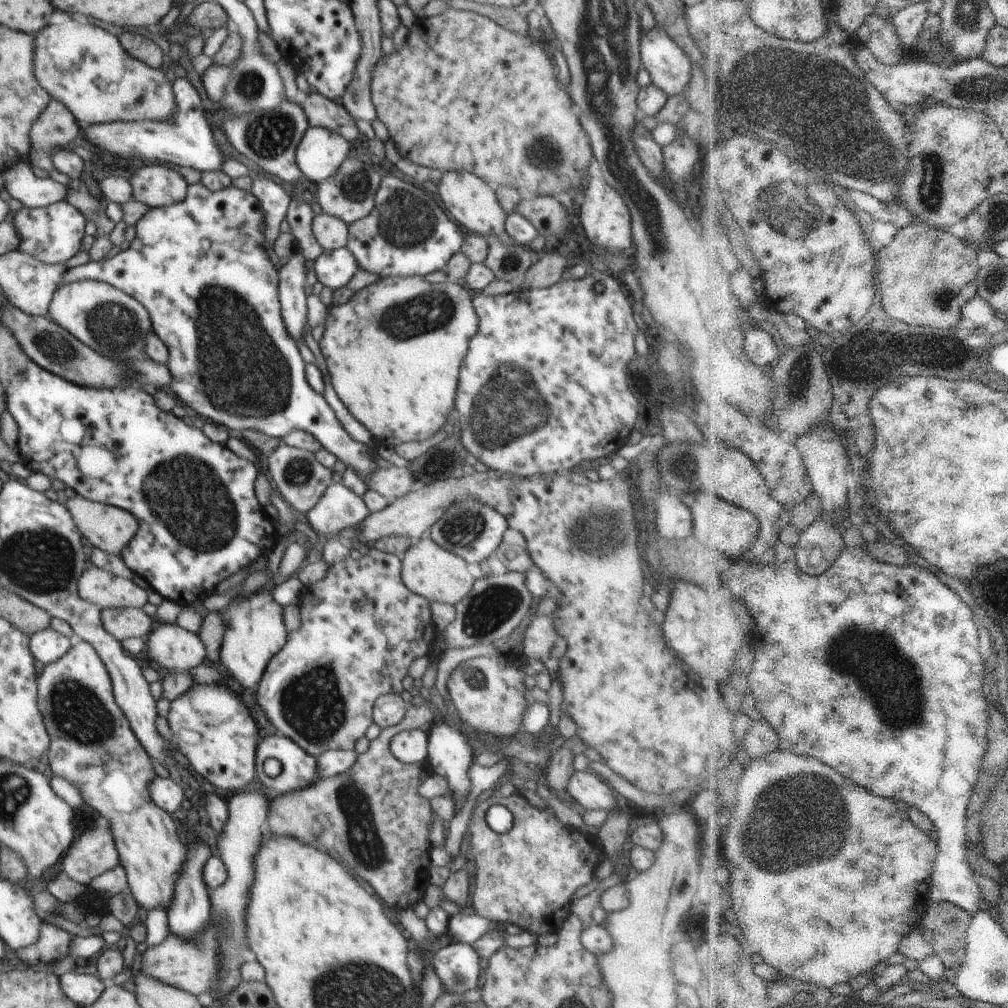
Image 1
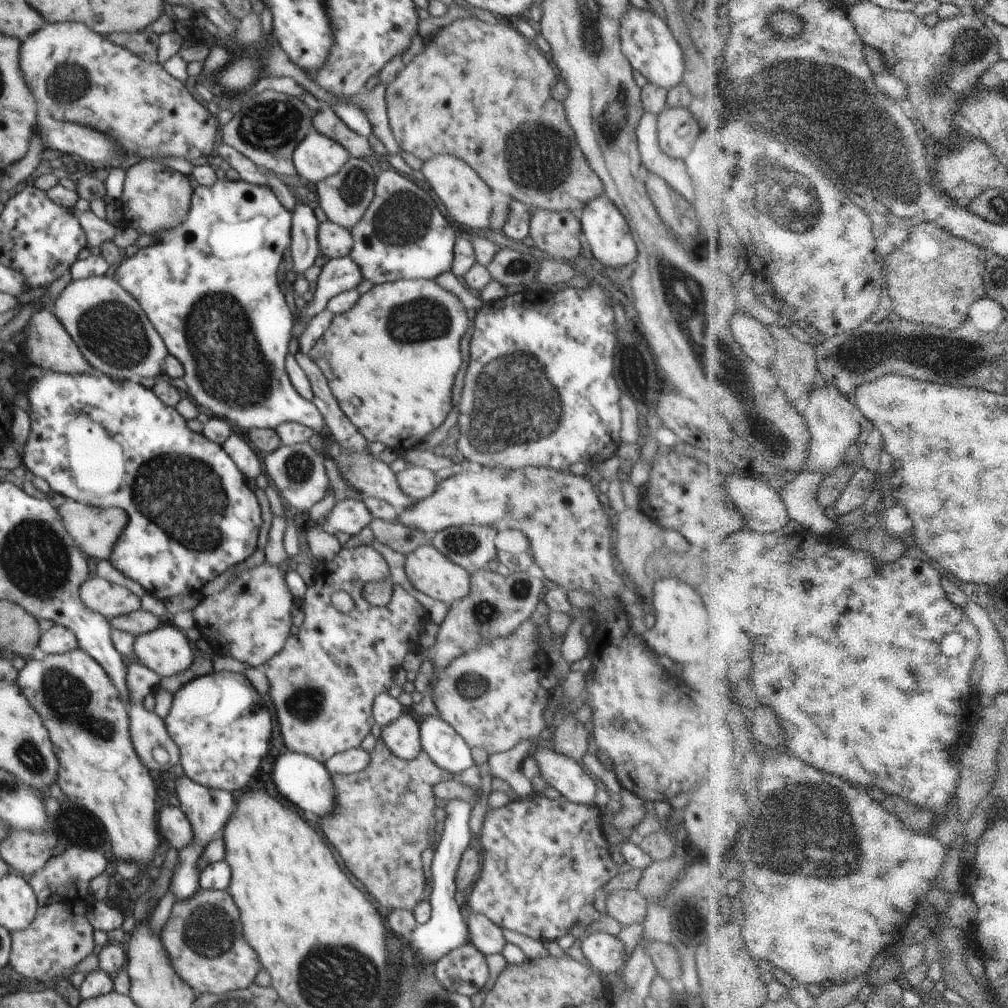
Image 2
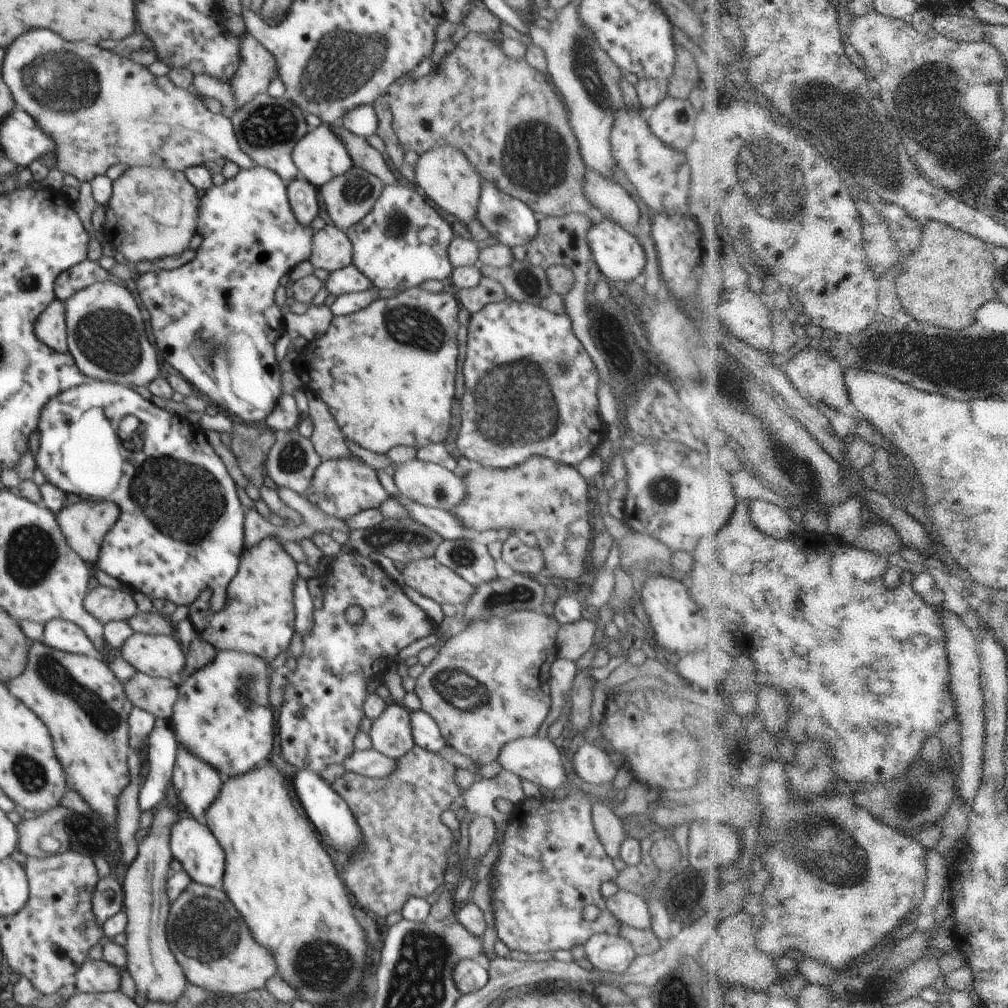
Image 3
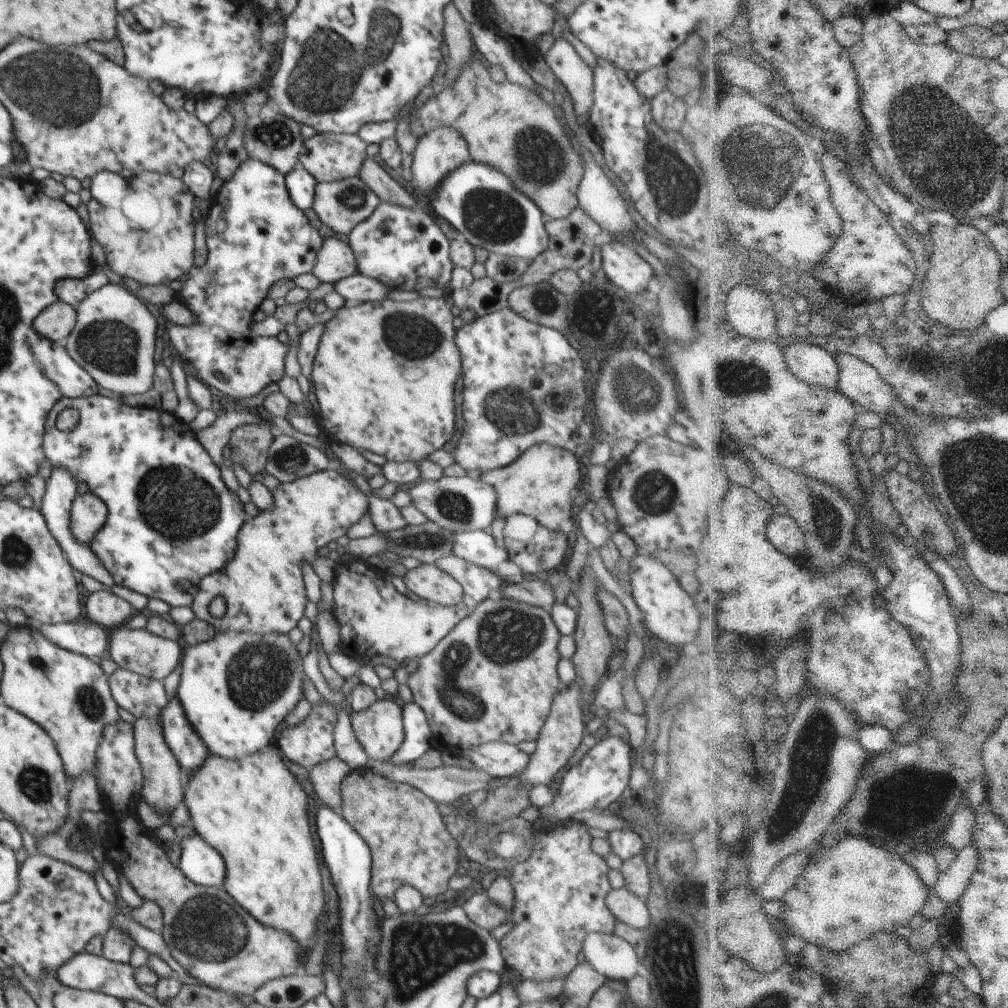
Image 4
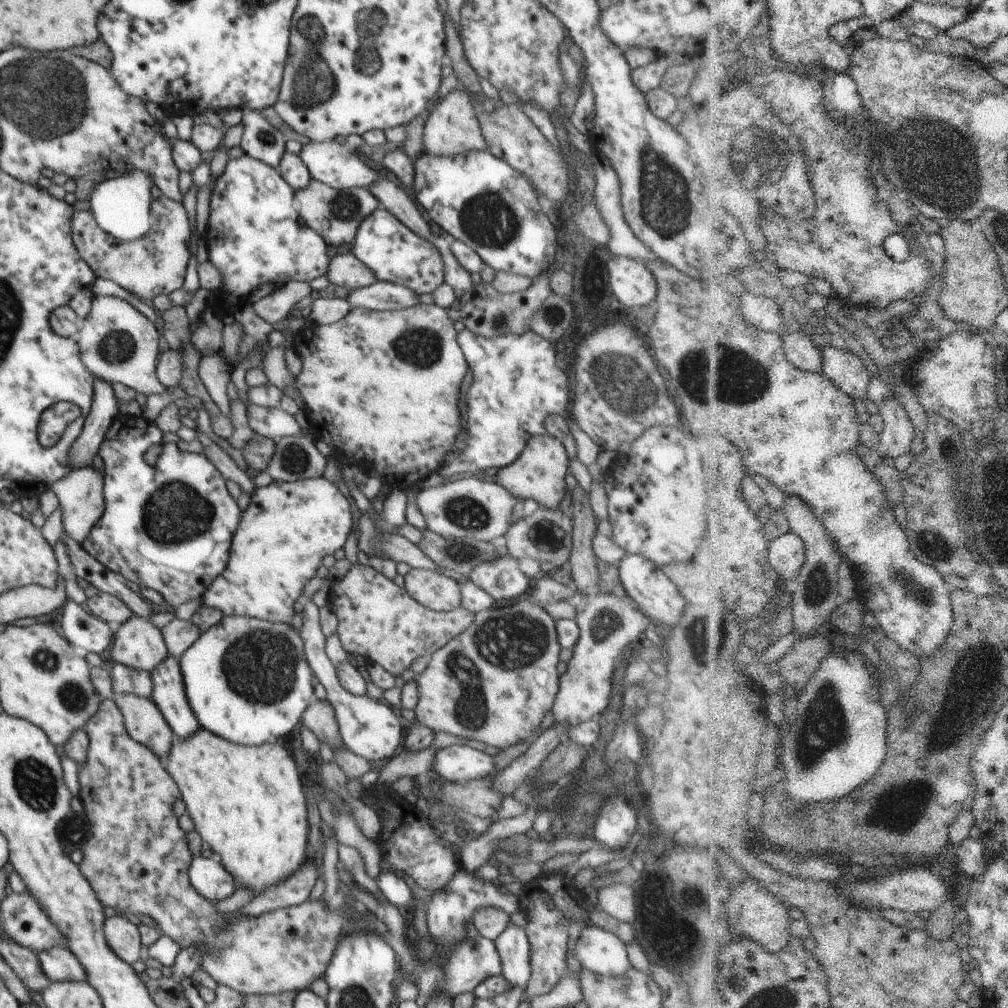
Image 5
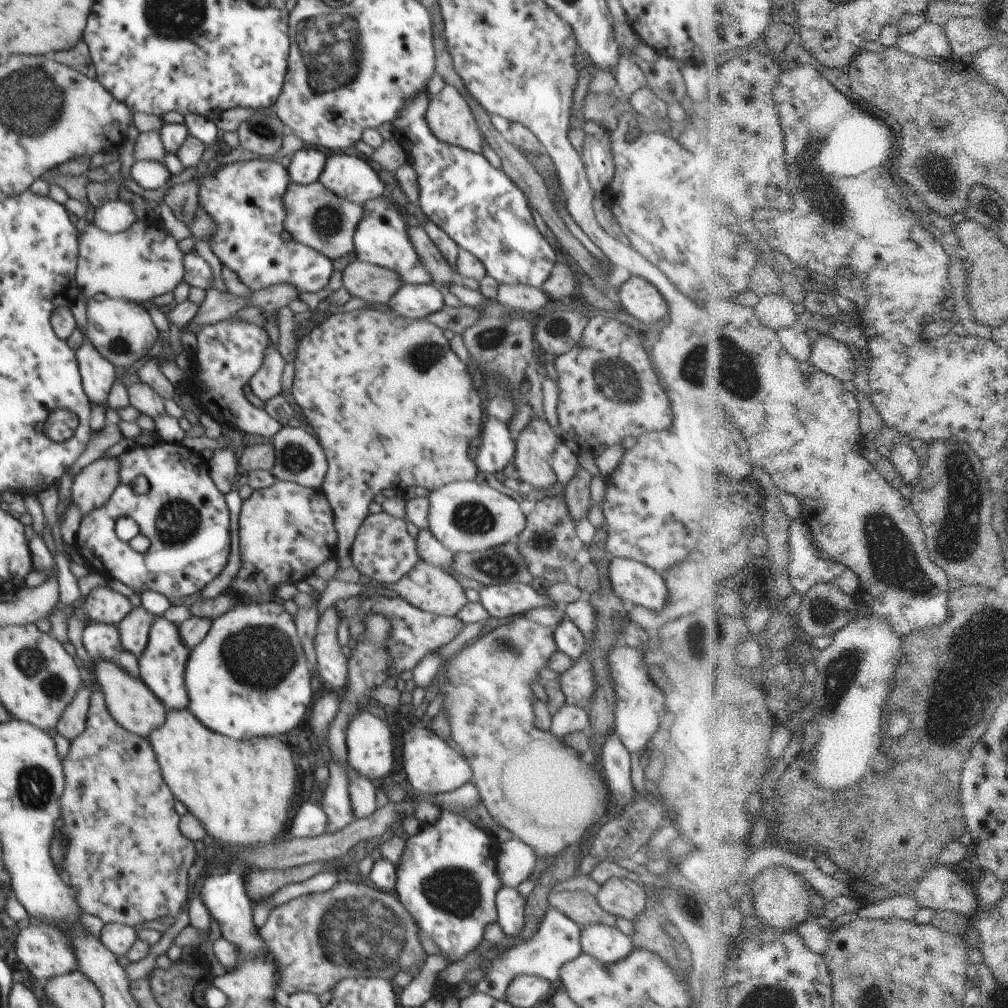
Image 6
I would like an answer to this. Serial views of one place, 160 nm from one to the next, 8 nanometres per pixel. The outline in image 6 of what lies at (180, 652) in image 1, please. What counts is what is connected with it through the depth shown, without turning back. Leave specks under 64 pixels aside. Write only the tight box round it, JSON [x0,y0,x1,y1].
[117,605,157,658]

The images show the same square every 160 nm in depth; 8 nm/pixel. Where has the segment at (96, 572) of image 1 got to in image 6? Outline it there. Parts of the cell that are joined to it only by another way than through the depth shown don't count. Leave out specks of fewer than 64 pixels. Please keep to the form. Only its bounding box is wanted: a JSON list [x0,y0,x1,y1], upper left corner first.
[83,585,133,625]

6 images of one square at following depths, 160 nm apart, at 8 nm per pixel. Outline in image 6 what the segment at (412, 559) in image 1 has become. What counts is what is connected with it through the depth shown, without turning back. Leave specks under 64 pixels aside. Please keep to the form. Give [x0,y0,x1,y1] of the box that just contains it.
[390,560,468,617]

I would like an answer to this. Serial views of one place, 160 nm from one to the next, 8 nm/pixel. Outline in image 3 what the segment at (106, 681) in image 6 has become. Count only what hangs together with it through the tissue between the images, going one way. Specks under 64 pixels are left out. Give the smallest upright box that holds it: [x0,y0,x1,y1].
[121,780,188,1006]

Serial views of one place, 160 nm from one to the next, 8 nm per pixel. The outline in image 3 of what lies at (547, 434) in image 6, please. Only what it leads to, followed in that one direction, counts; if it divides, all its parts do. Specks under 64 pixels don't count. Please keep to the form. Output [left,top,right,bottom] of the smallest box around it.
[452,455,593,582]

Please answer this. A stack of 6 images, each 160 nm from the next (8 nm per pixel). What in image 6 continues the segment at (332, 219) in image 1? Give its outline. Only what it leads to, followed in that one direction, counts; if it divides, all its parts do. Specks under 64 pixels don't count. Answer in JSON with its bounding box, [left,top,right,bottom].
[343,259,402,305]

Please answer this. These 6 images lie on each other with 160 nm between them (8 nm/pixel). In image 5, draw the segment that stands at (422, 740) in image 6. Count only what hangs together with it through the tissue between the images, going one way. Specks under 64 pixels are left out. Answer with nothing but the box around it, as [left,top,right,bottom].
[431,746,494,783]

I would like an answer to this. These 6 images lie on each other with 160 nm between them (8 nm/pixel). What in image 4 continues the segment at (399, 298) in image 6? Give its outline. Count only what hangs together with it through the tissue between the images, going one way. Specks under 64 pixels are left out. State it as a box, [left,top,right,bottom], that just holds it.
[334,272,392,305]

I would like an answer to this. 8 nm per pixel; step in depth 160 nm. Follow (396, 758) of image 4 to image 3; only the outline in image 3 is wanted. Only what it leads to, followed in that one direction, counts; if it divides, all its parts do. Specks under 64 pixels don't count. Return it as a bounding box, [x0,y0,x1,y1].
[410,709,446,753]

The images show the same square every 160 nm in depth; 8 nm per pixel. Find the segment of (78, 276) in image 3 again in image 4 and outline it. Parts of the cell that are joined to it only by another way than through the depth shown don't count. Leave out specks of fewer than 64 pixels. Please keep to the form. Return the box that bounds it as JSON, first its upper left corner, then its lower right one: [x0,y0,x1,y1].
[55,271,113,309]

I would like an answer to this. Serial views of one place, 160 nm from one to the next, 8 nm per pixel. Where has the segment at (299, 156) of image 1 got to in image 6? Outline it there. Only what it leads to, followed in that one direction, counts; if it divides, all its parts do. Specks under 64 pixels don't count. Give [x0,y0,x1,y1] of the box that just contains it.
[319,150,385,204]

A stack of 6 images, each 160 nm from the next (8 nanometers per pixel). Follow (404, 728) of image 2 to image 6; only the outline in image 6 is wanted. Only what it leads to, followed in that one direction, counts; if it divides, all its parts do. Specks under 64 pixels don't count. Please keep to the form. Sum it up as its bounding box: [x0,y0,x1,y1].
[346,709,394,783]

